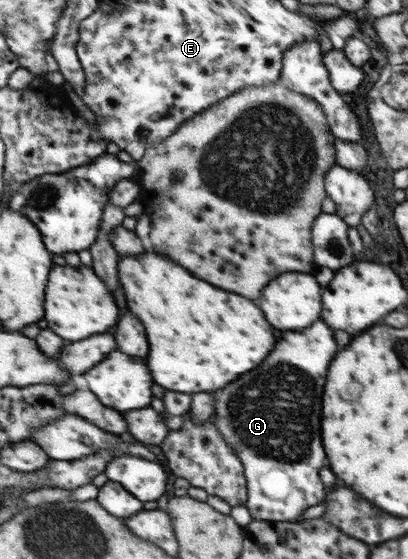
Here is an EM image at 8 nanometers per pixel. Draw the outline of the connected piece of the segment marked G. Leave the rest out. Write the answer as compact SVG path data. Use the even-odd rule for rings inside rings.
M316 321L312 329L302 329L300 333L288 331L286 335L282 335L278 339L276 349L272 351L272 357L268 357L268 361L264 361L260 369L242 375L226 389L214 393L216 397L214 415L218 427L245 465L249 489L249 500L245 507L250 511L253 520L296 522L298 518L300 521L301 513L305 509L323 503L326 492L318 478L318 469L324 465L322 463L325 458L320 443L320 395L322 395L326 367L334 357L334 353L336 353L336 343L332 339L330 329L324 323ZM296 367L300 375L308 379L298 381ZM292 411L296 413L294 419L290 419Z

